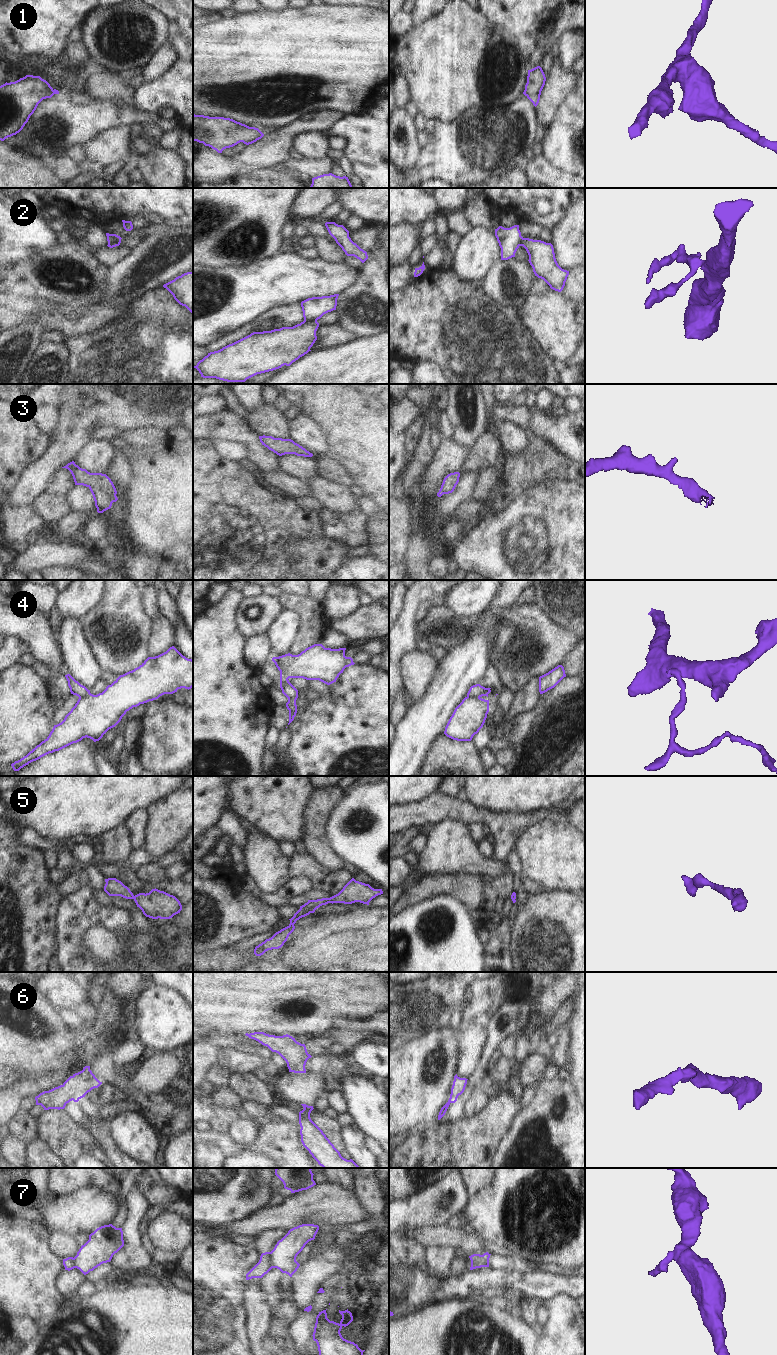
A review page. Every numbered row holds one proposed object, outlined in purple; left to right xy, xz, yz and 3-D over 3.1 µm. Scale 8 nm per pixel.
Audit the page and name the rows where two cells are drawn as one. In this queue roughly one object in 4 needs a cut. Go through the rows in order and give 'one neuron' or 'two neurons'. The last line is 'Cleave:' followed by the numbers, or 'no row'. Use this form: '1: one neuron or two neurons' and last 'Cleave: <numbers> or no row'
1: one neuron
2: two neurons
3: one neuron
4: two neurons
5: one neuron
6: one neuron
7: two neurons
Cleave: 2, 4, 7

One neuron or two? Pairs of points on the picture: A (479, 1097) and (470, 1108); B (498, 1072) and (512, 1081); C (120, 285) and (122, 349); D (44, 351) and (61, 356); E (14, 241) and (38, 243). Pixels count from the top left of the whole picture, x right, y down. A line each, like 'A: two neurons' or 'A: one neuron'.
A: one neuron
B: two neurons
C: two neurons
D: one neuron
E: one neuron

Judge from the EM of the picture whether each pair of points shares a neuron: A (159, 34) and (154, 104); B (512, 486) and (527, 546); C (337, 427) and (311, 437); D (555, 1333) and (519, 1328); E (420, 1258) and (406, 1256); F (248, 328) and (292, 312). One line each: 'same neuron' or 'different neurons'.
A: different neurons
B: different neurons
C: different neurons
D: different neurons
E: same neuron
F: same neuron

